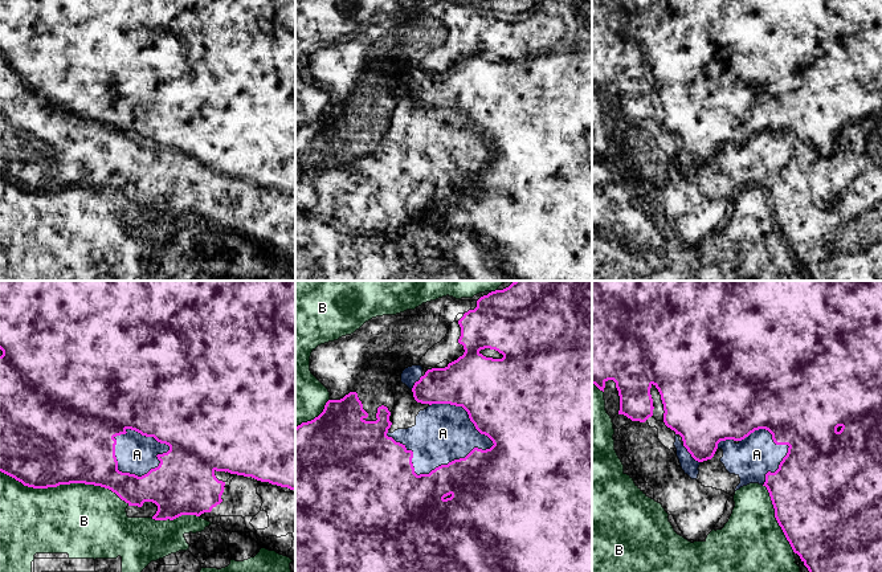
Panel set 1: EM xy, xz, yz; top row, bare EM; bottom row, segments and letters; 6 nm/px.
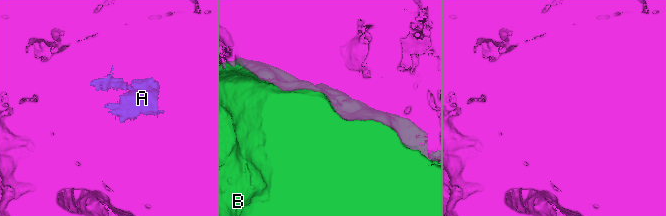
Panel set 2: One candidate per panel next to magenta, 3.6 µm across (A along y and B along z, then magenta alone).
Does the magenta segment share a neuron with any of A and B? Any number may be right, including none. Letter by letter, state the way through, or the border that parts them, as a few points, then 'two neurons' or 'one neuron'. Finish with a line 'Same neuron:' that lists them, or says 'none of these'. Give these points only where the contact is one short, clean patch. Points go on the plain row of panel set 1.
A: one neuron
B: two neurons
Same neuron: A

